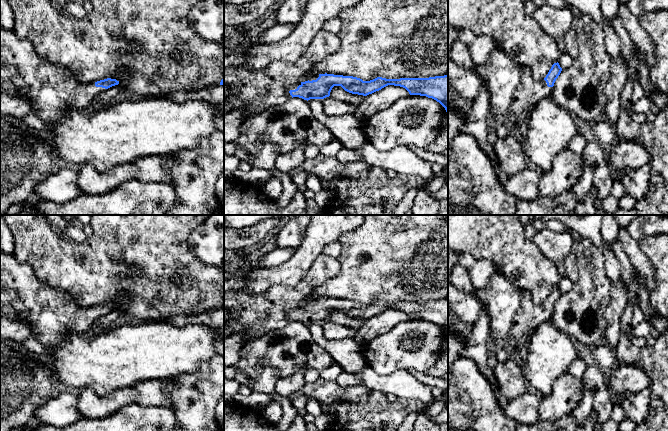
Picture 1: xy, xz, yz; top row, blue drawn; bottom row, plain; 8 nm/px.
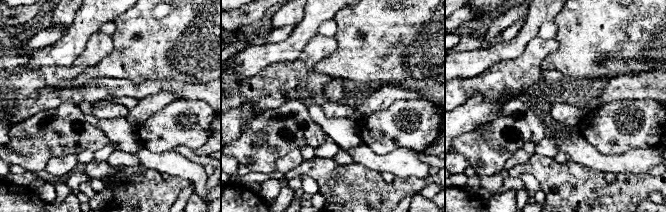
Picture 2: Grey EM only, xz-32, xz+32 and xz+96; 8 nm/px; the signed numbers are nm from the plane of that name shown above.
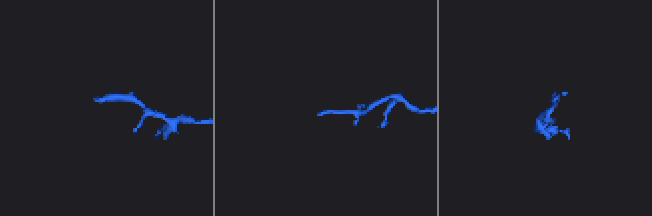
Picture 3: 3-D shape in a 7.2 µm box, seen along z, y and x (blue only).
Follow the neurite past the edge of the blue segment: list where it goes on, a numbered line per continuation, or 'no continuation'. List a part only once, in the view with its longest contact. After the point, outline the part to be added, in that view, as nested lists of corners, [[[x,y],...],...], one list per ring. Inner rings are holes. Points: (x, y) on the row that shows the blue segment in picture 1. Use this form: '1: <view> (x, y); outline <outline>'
1: xz (256, 91); outline [[[321,30],[310,43],[303,56],[296,62],[277,61],[266,67],[251,71],[244,66],[229,66],[224,69],[224,115],[236,108],[244,108],[252,117],[273,106],[281,106],[292,98],[289,91],[301,85],[301,79],[308,76],[313,67],[336,52],[340,47],[338,34]]]

